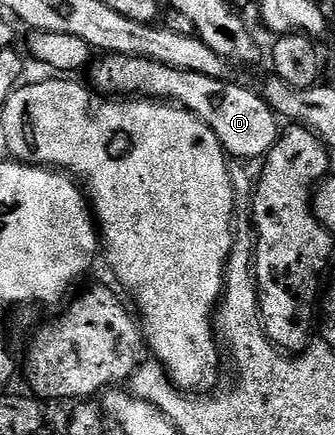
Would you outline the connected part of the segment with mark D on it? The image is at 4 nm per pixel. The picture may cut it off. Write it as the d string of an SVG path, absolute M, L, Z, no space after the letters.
M119 53L98 56L88 66L88 73L88 80L98 94L120 95L125 99L136 95L141 99L172 103L188 113L194 113L200 121L207 123L207 127L211 127L211 131L215 131L215 139L219 139L230 158L264 158L279 136L279 118L265 102L264 96L258 90L256 93L245 85L236 85L230 79L199 75L195 71L183 71L151 59Z

